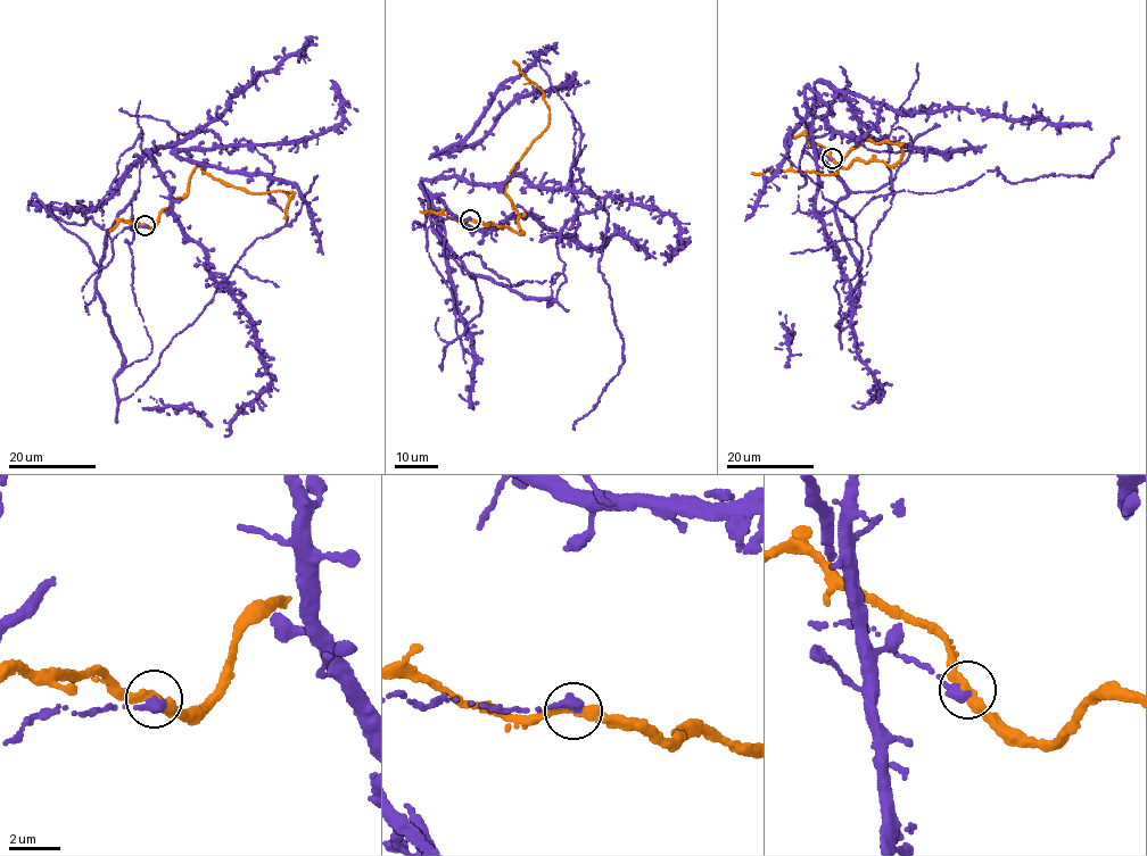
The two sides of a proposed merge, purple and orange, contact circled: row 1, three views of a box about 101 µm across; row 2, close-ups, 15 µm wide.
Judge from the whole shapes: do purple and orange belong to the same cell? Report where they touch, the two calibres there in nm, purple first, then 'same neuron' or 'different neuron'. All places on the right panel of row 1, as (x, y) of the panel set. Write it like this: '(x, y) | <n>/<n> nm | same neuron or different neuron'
(832, 158) | 440/360 nm | different neuron

